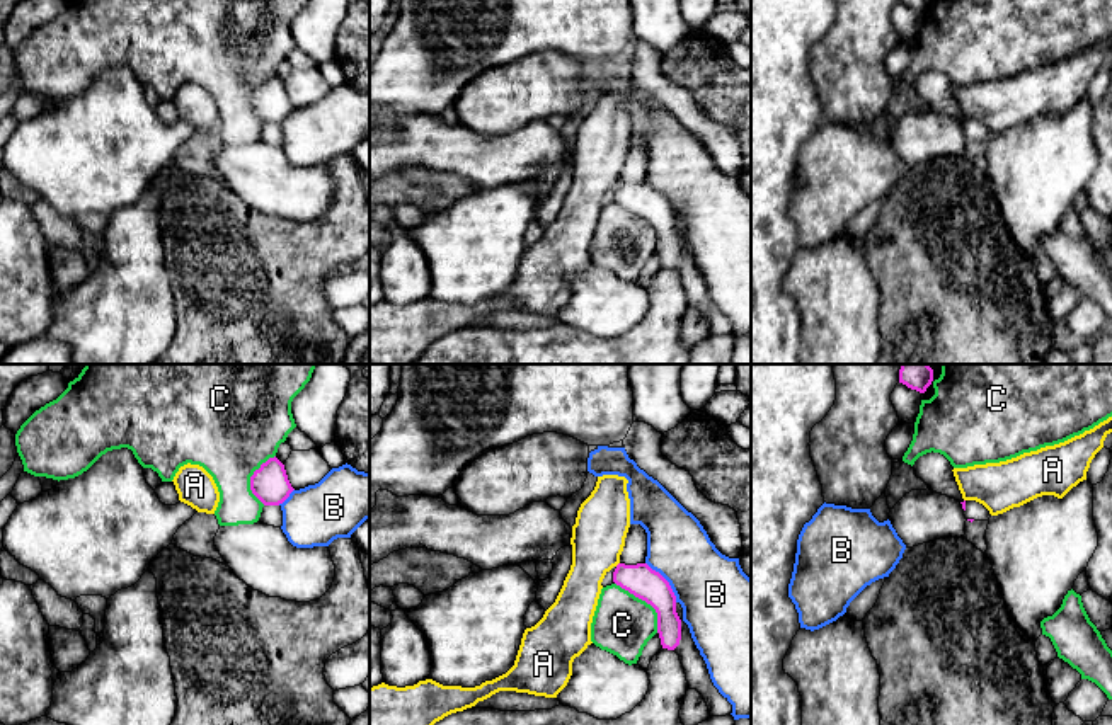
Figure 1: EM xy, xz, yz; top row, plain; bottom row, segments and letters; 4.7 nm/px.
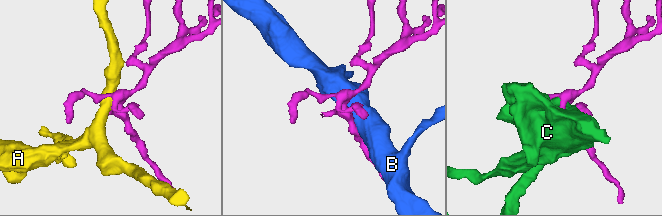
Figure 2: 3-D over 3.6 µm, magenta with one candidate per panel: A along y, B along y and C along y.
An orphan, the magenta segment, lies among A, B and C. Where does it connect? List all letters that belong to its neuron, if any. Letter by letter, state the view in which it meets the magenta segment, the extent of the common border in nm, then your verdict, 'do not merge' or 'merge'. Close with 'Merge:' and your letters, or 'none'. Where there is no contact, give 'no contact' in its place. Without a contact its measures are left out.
A: no contact; do not merge
B: contact in xz; length 240 nm; do not merge
C: contact in xz; length 320 nm; do not merge
Merge: none

